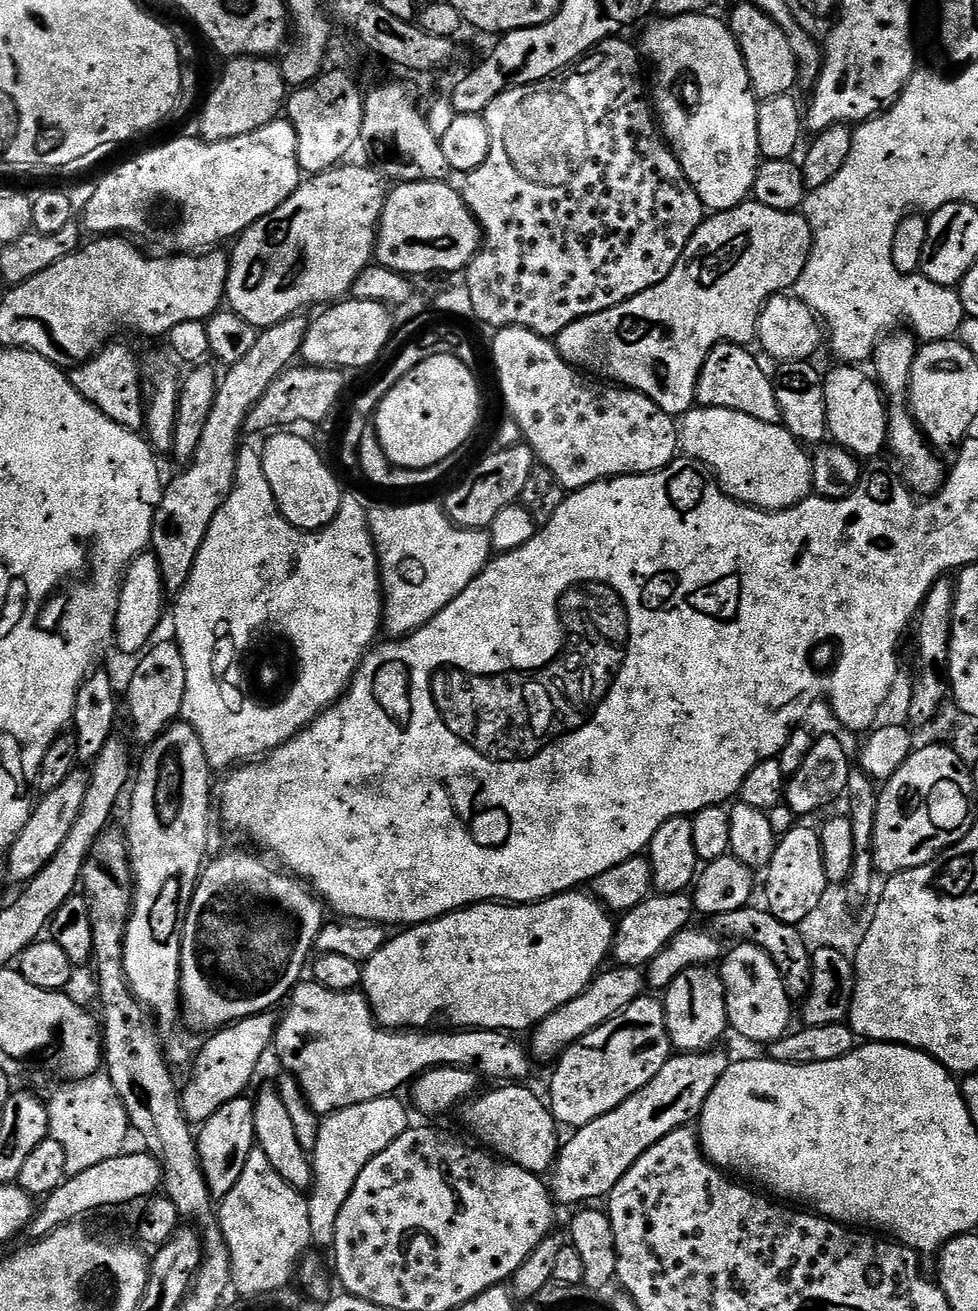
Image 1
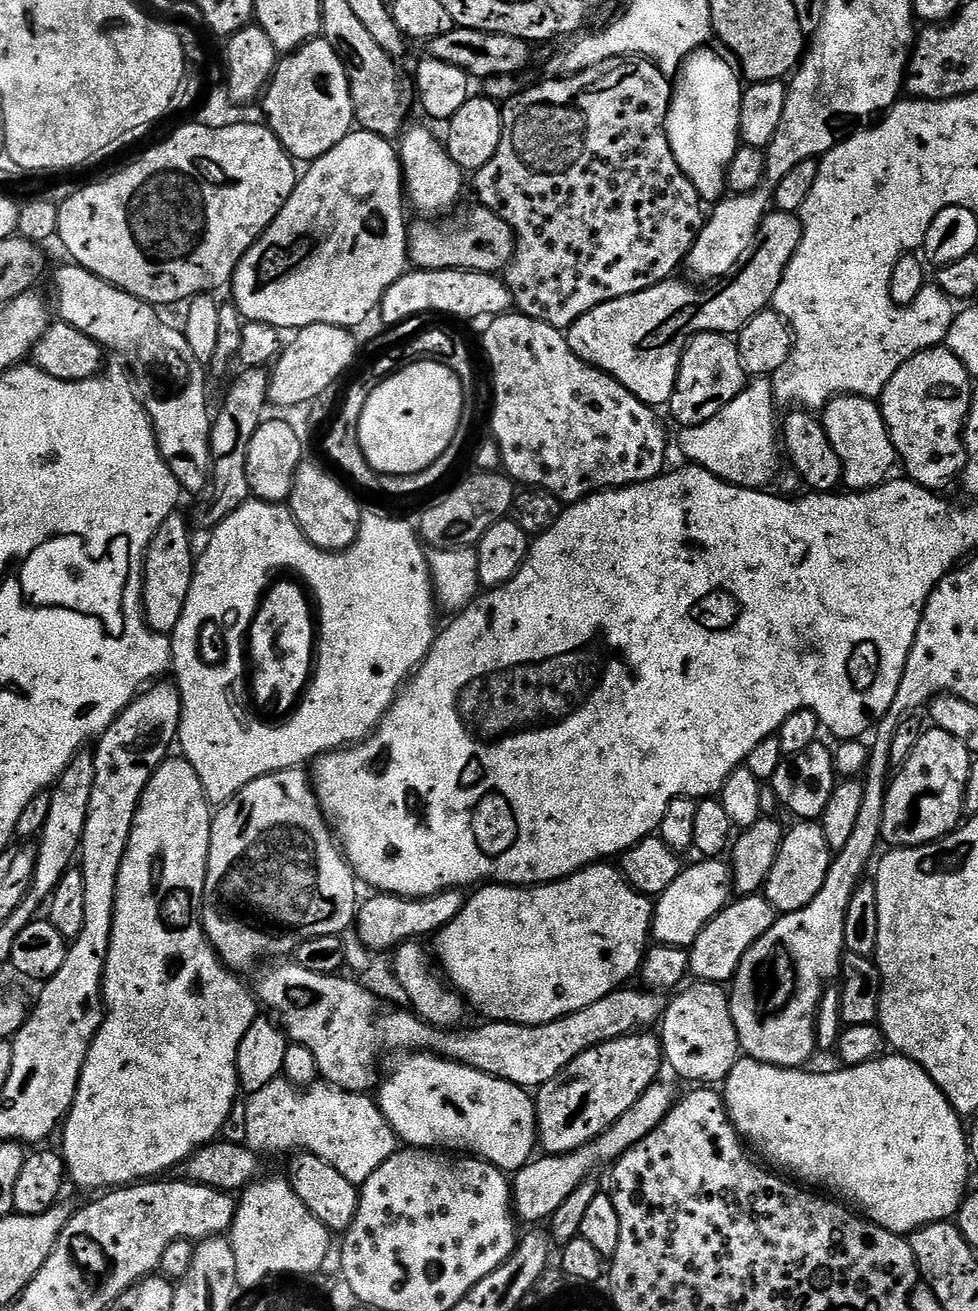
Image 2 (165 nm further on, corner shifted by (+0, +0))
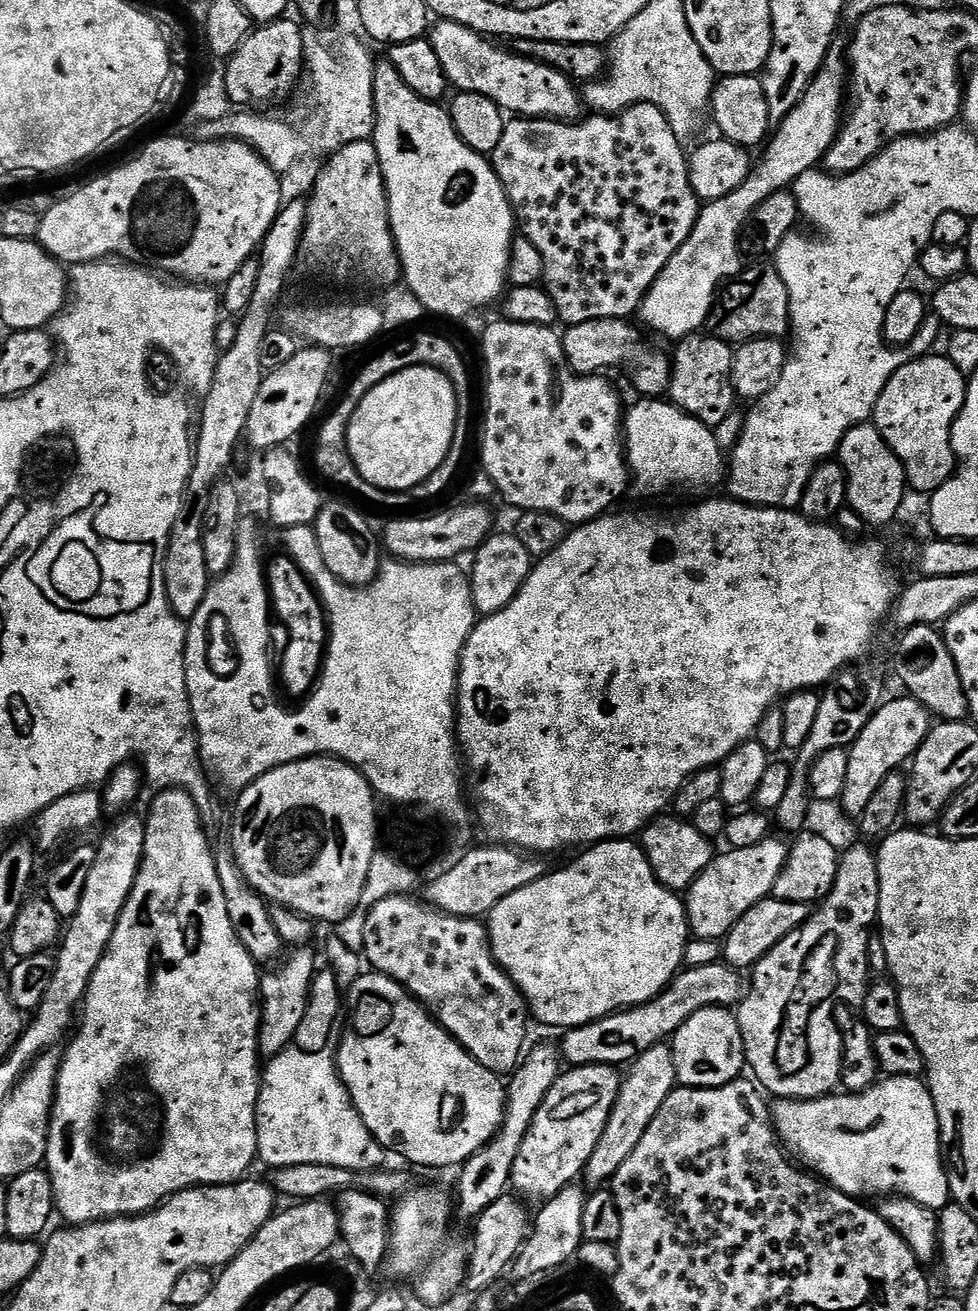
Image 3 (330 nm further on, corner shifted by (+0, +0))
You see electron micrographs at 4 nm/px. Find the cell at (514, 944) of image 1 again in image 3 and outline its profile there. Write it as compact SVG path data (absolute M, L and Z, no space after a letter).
M635 839L603 840L601 844L591 845L577 856L580 857L573 864L568 864L557 872L545 871L544 876L538 878L538 882L530 882L530 886L522 886L522 890L514 890L514 894L506 894L506 898L502 898L502 902L498 902L498 906L494 906L494 910L490 910L486 917L486 927L494 958L500 963L500 969L515 982L520 993L524 995L531 1019L535 1023L537 1020L540 1024L549 1024L552 1028L560 1028L559 1030L586 1026L590 1022L601 1020L603 1016L611 1016L612 1013L622 1012L625 1008L650 1002L655 996L665 992L672 979L685 967L684 951L690 939L685 901L677 893L662 886L662 882L658 882L644 849Z

